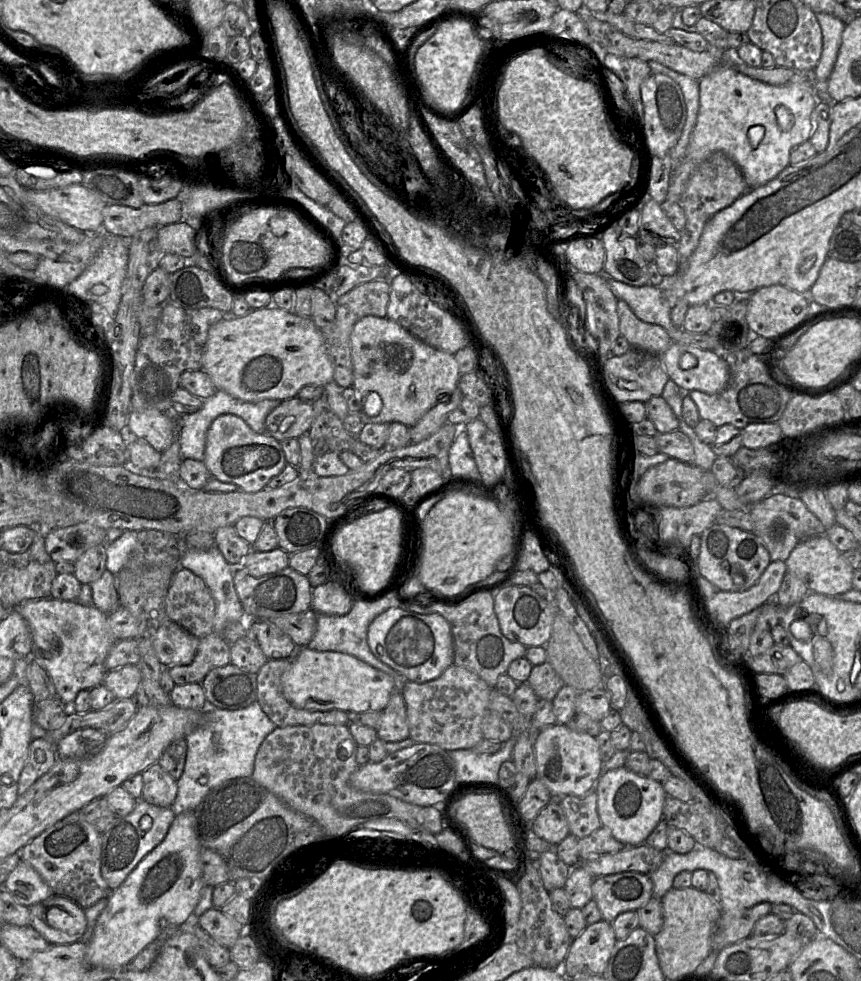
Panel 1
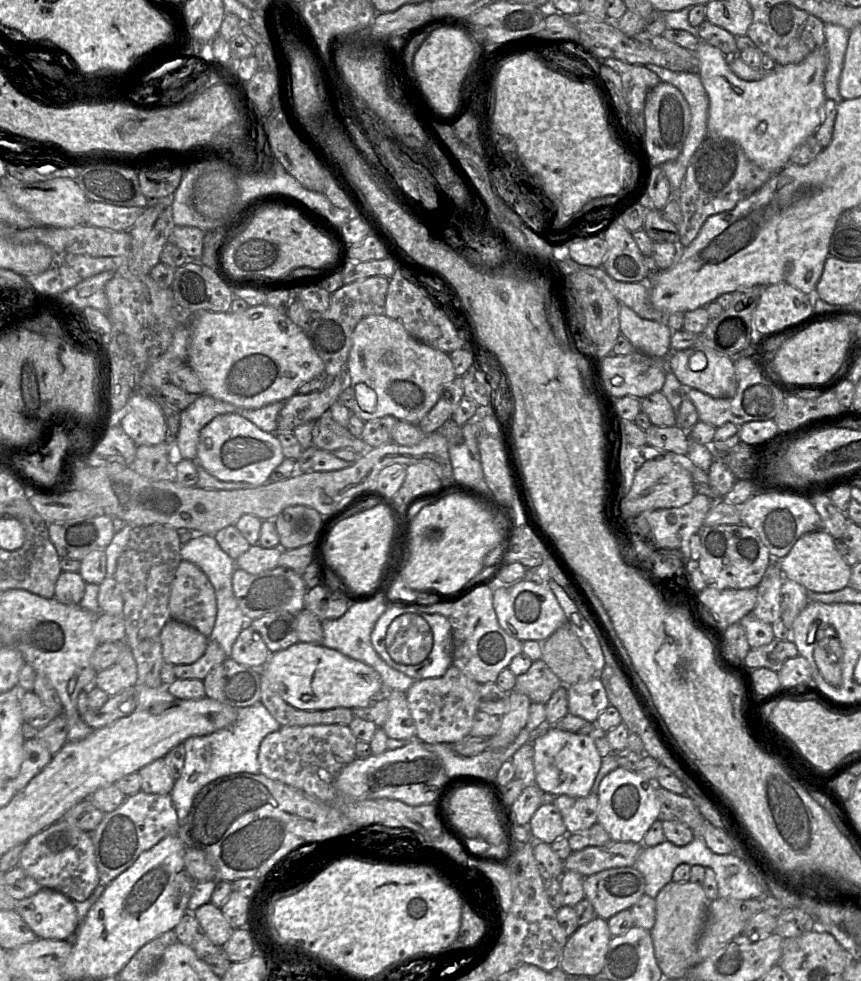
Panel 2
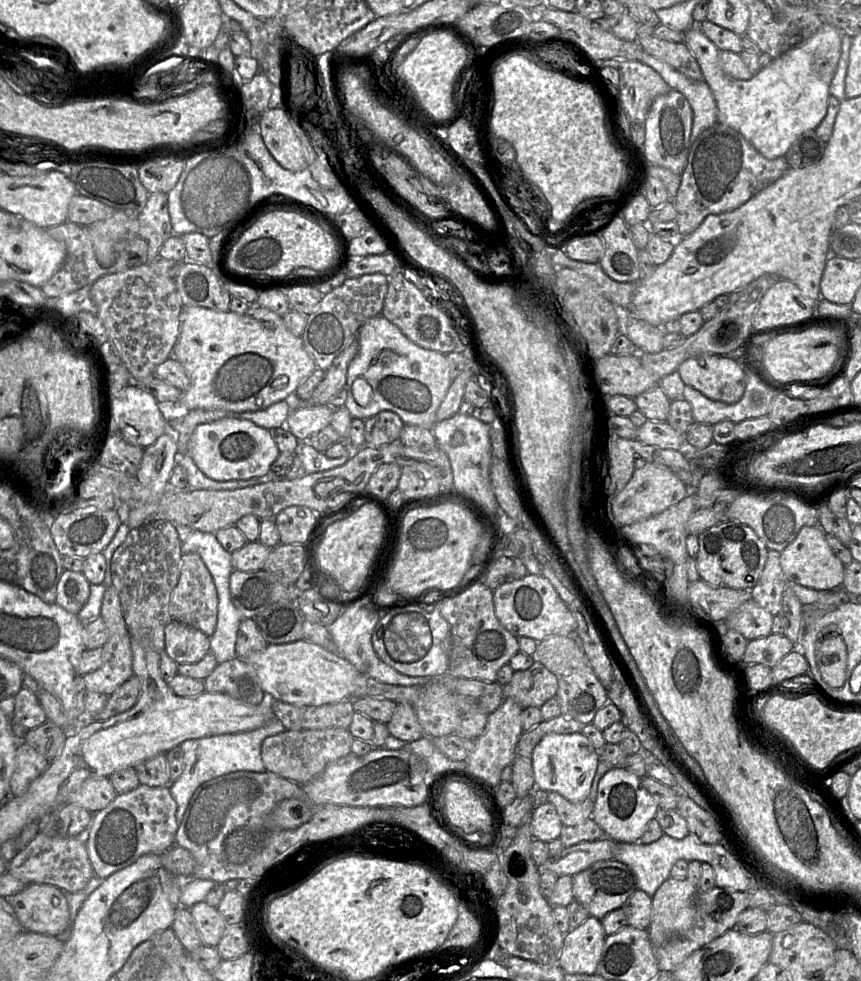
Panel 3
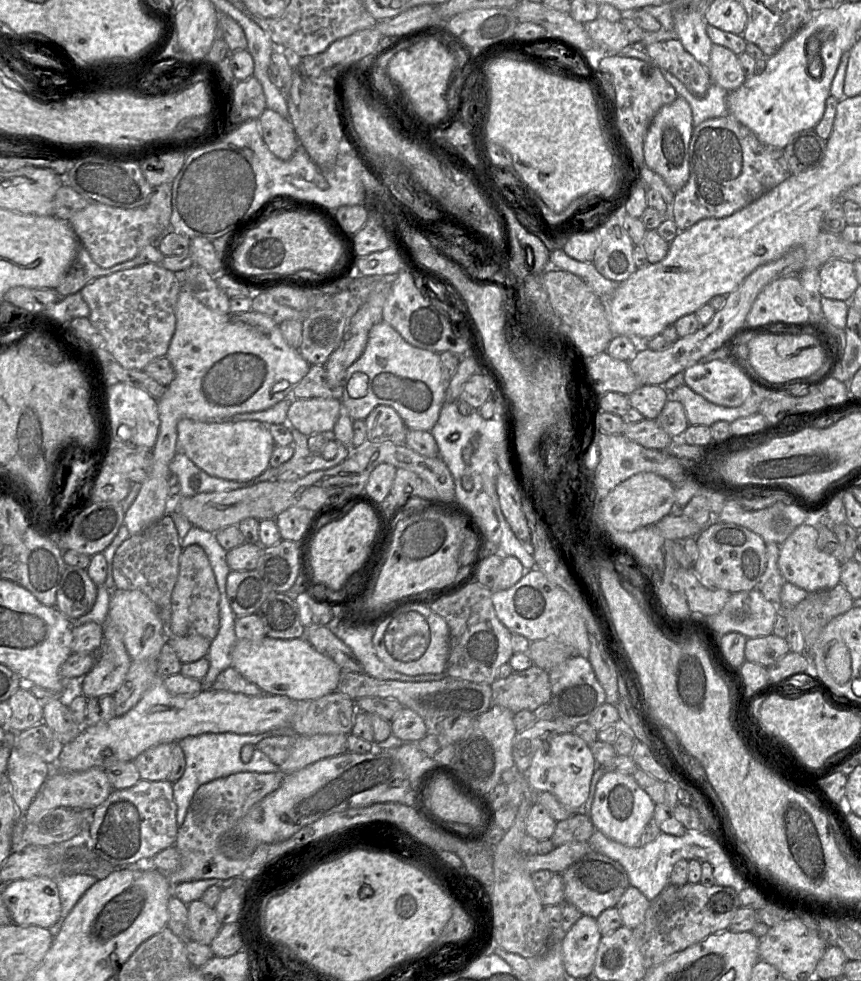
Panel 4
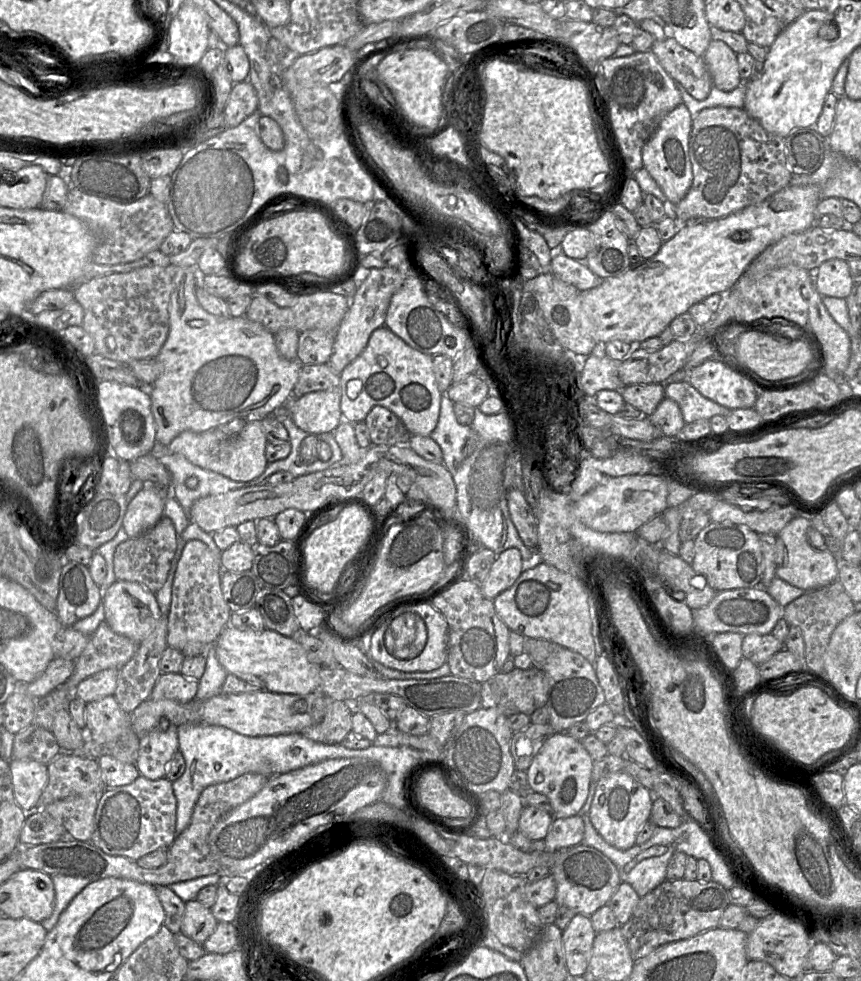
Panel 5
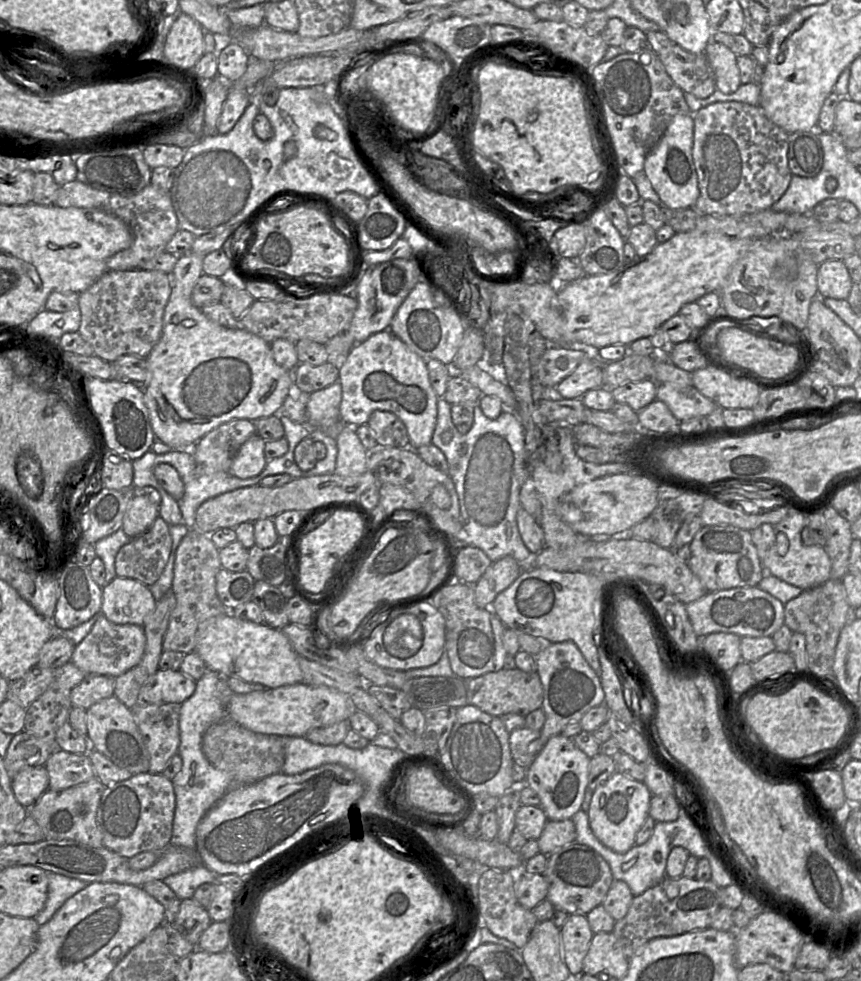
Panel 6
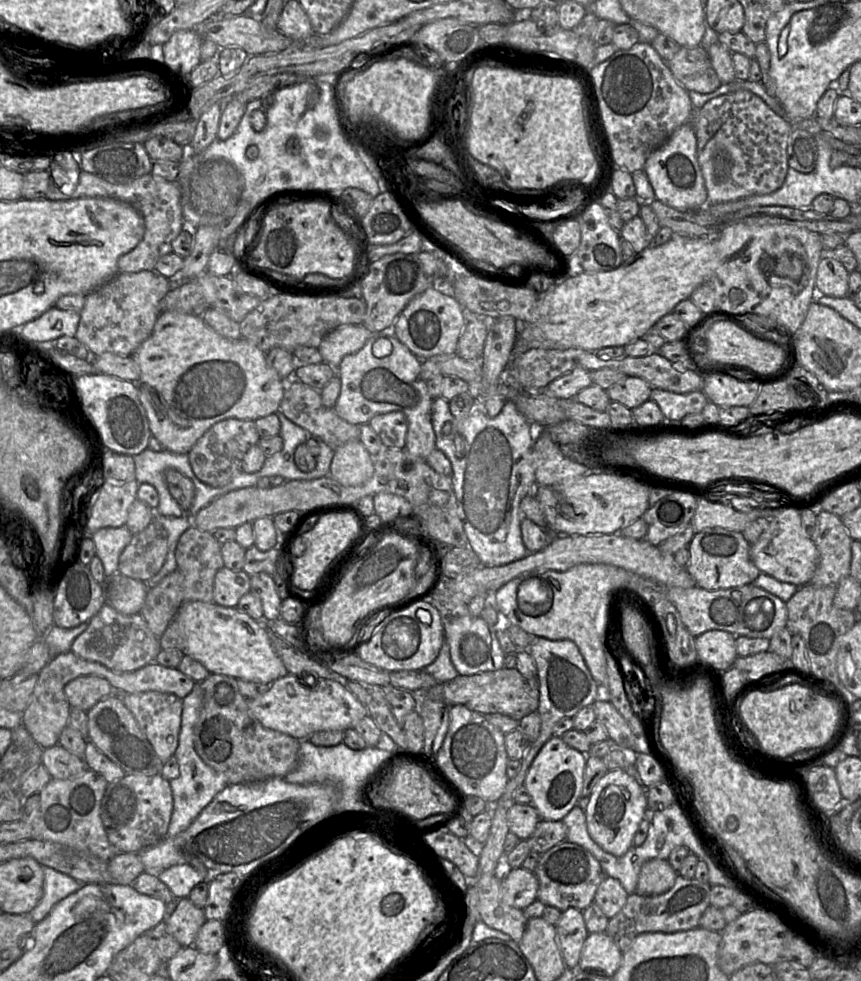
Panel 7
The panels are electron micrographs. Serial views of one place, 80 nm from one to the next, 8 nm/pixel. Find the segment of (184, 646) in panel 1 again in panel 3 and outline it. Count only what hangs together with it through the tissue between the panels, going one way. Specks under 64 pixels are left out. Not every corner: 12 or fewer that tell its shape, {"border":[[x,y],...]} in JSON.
{"border":[[170,620],[164,650],[178,665],[210,652],[197,628]]}

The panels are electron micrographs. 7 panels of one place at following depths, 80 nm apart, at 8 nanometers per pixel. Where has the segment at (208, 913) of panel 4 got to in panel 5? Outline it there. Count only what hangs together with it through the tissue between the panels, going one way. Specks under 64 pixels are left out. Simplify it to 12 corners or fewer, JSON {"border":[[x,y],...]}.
{"border":[[185,902],[181,933],[199,944],[218,924],[211,908]]}

